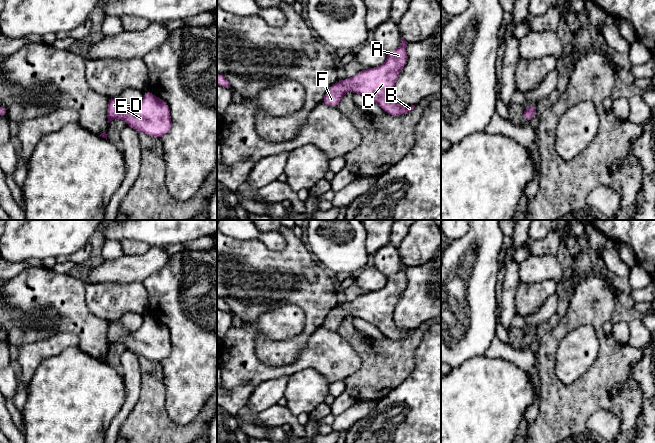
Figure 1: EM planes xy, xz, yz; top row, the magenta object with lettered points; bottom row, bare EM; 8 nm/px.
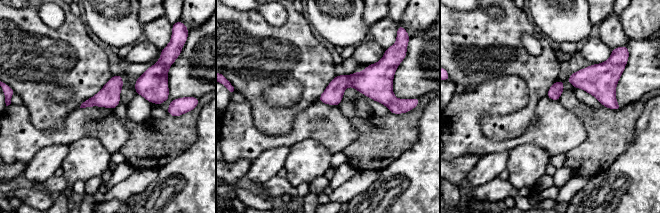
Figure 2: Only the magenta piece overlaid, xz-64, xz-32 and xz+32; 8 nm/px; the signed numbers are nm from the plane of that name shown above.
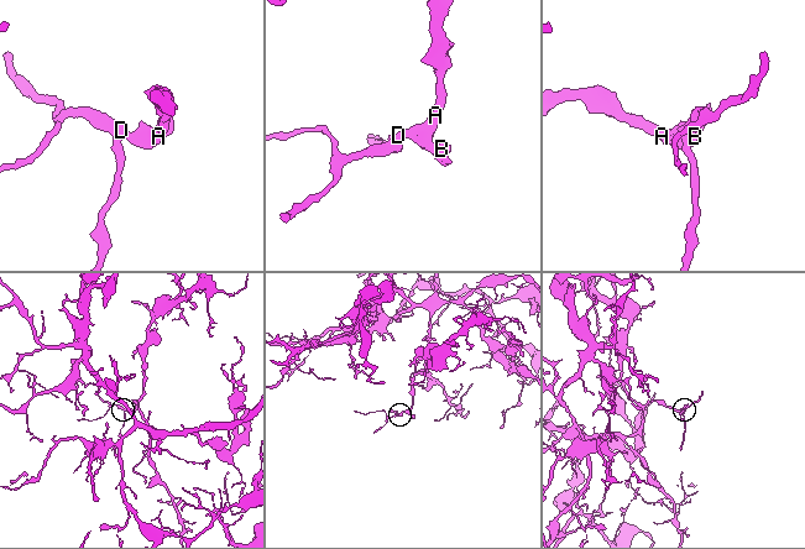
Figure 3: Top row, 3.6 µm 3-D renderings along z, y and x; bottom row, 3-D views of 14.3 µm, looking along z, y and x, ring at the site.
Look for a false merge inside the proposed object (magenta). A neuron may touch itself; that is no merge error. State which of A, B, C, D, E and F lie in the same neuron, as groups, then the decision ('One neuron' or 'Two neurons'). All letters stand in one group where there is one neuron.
Groups: A B C D E F. One neuron

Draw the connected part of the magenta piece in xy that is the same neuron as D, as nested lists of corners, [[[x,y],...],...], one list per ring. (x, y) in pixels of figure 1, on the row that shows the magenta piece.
[[[145,90],[142,102],[134,108],[126,109],[119,98],[109,98],[107,117],[108,123],[122,118],[138,133],[157,138],[167,134],[172,127],[169,105],[148,90]]]

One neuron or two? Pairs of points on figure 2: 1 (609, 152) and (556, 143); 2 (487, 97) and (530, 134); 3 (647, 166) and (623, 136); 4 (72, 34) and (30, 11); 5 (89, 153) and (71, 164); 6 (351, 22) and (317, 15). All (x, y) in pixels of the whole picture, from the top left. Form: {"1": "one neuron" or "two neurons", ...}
{"1": "two neurons", "2": "one neuron", "3": "two neurons", "4": "one neuron", "5": "one neuron", "6": "one neuron"}

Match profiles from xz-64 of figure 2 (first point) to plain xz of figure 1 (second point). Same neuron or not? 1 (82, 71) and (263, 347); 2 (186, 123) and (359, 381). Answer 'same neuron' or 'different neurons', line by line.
1: same neuron
2: same neuron

